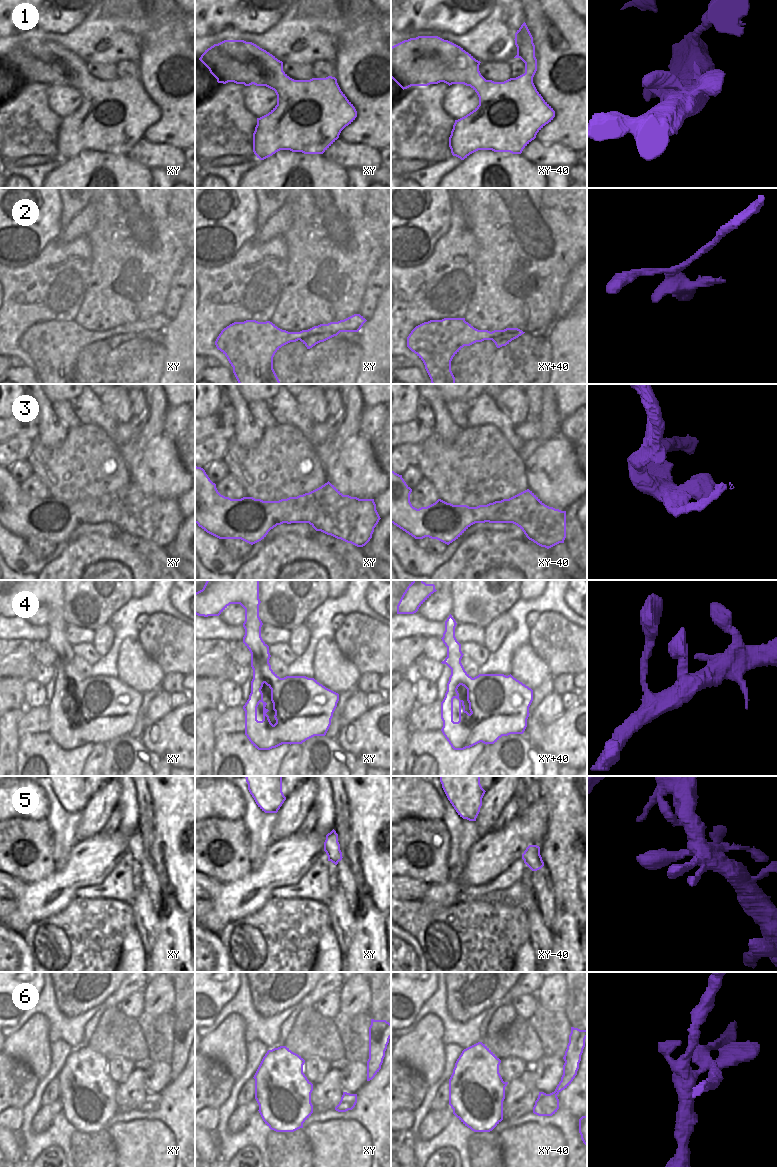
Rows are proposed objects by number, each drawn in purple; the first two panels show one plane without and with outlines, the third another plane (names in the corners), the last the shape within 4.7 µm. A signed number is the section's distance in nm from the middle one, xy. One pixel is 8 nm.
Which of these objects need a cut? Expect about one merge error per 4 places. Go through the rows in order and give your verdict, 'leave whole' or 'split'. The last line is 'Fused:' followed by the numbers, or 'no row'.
1: leave whole
2: leave whole
3: leave whole
4: leave whole
5: leave whole
6: split
Fused: 6

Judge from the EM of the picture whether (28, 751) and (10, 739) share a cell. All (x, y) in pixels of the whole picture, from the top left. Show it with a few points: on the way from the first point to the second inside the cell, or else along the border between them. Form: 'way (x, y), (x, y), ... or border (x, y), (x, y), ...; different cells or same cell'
border (19, 738), (16, 765); different cells

